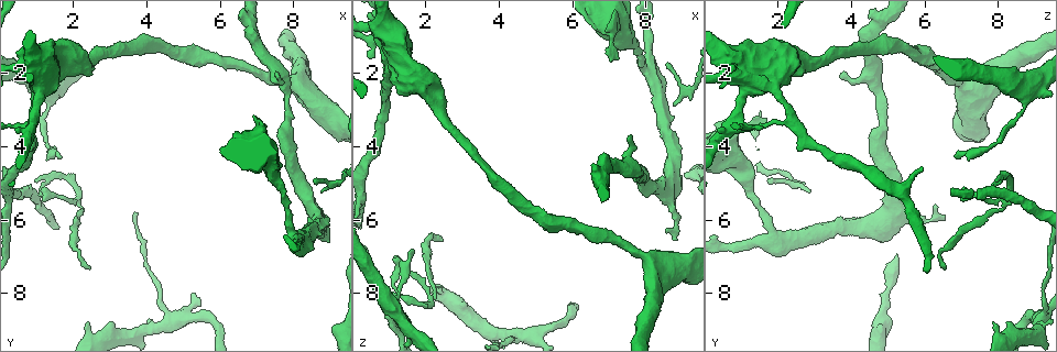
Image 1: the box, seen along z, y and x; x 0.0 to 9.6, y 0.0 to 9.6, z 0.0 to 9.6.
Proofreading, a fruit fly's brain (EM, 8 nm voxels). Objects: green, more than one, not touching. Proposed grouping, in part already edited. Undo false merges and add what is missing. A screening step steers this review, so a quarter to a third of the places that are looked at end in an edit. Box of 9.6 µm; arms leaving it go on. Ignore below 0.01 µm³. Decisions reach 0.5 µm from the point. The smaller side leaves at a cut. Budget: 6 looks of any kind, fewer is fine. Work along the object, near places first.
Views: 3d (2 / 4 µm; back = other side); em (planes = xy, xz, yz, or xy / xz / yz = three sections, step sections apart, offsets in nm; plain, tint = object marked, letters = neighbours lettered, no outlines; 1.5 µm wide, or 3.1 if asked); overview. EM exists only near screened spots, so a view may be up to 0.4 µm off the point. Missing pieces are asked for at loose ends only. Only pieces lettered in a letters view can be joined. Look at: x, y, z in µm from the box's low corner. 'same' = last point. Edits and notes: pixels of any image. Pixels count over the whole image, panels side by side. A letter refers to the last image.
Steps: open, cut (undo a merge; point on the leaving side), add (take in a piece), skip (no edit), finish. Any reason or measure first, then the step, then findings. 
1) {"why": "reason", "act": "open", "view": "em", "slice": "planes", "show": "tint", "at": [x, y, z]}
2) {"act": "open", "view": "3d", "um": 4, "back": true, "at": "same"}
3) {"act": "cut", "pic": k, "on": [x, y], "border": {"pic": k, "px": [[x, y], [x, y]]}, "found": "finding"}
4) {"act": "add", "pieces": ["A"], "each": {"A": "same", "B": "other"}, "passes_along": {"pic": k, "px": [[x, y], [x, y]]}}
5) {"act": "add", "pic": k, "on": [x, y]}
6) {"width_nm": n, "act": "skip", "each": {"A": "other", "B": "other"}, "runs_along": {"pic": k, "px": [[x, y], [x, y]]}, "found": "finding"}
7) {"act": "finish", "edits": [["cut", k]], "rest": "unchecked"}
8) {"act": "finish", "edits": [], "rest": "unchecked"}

{"why": "an open end", "act": "open", "view": "em", "slice": "xz", "step": 8, "show": "tint", "at": [8.55, 4.95, 1.70]}

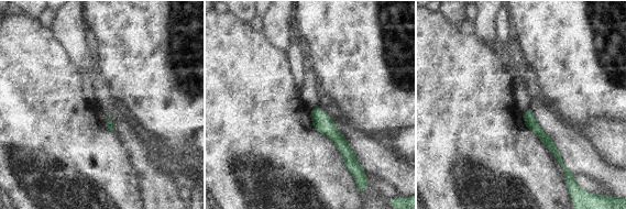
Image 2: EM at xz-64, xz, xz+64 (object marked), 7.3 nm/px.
{"act": "open", "view": "em", "slice": "planes", "show": "letters", "at": "same"}

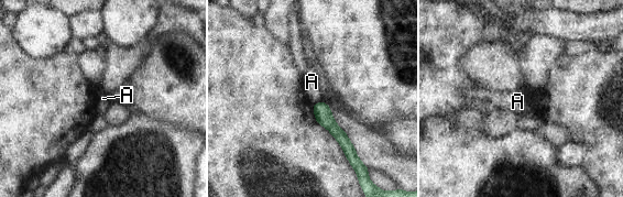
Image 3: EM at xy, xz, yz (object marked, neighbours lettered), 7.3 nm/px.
{"longest_contact_nm": ["A", 70], "act": "skip", "each": {"A": "other"}, "runs_along": {"pic": 3, "px": [[315, 107], [341, 137], [350, 154]]}, "found": "none of them fits"}

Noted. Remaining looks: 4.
{"act": "open", "view": "3d", "um": 4, "at": [2.40, 7.35, 6.45]}

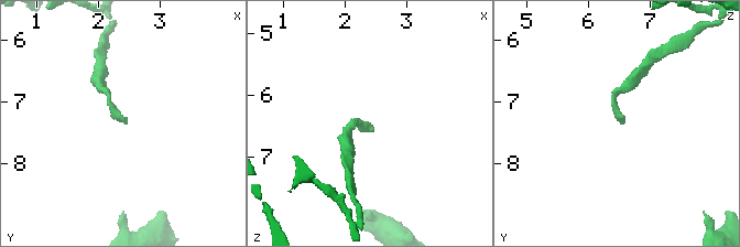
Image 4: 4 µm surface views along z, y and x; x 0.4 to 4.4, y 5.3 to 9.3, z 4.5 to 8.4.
{"act": "open", "view": "em", "slice": "xz", "step": 8, "show": "tint", "at": [2.45, 7.30, 6.50]}

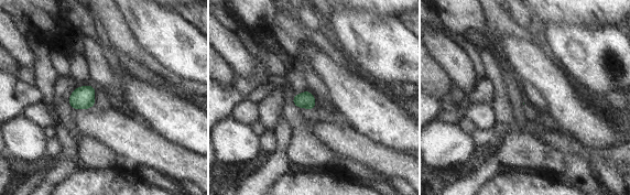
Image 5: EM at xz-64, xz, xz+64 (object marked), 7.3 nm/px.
{"act": "open", "view": "em", "slice": "planes", "show": "letters", "at": "same"}

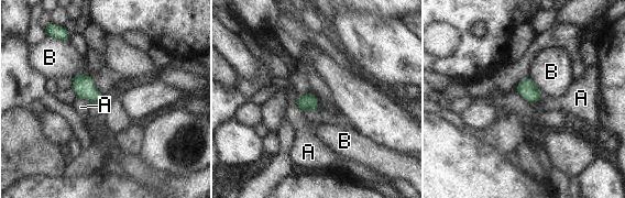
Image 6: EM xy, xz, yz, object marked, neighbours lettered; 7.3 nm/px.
{"longest_contact_nm": ["B", 160], "act": "skip", "each": {"A": "other", "B": "other"}, "border": {"pic": 6, "px": [[528, 77], [541, 94]]}, "found": "none of them fits"}

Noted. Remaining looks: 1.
{"why": "a narrow waist", "act": "open", "view": "em", "slice": "planes", "show": "letters", "at": [1.30, 5.30, 7.30]}

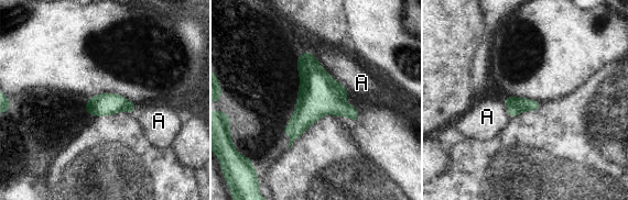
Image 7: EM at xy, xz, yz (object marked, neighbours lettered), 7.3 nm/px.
{"longest_contact_nm": ["A", 440], "act": "skip", "each": {"A": "other"}, "border": {"pic": 7, "px": [[307, 52], [349, 93]]}, "found": "one cell here"}

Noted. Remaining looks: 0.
{"act": "finish", "edits": [], "rest": "unchecked"}

